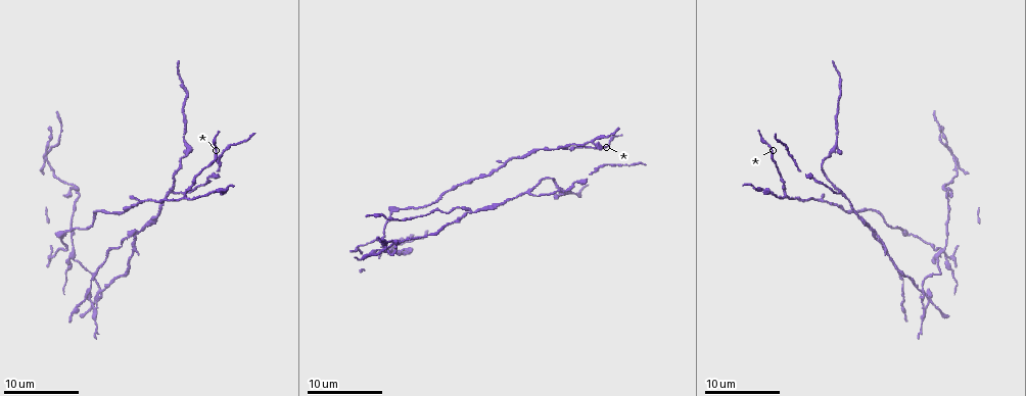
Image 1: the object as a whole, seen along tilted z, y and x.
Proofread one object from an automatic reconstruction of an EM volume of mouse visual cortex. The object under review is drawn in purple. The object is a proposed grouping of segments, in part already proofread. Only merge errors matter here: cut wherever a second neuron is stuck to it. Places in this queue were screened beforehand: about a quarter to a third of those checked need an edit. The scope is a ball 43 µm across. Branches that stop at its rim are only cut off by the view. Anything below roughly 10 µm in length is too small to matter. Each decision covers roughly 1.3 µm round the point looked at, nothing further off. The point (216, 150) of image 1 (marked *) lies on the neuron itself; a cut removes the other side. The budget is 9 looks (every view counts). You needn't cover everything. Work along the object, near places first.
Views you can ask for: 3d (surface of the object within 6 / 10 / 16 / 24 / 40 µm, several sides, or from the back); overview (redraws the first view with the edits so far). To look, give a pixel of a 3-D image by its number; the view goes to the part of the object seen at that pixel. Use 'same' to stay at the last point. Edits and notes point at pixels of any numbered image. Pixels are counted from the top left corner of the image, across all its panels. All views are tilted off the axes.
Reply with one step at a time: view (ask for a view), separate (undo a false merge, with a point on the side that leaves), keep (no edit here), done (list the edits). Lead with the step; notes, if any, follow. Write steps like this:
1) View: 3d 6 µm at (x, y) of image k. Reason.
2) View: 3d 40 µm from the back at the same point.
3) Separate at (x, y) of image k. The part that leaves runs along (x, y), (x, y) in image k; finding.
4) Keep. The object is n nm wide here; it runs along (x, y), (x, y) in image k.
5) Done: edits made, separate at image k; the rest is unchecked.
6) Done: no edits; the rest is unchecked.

View: 3d 16 µm at (530, 190) of image 1. Side arm on a straight run.

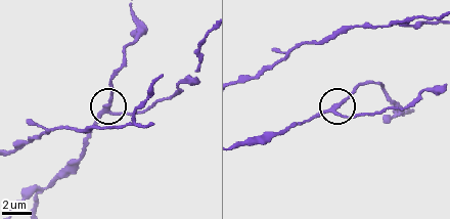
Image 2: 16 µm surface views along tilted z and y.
Keep. It runs along (242, 146), (335, 107), (347, 116), (369, 116) in image 2; continuous, no second neuron.

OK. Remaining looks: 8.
View: 3d 16 µm at (506, 160) of image 1. Thick turns thin.

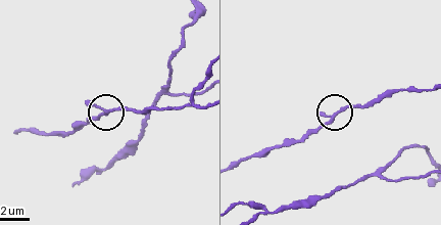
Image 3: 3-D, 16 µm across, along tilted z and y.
Keep. The object is 160 nm wide here; it runs along (430, 89), (394, 88), (365, 104), (342, 107), (308, 138) in image 3; all the same neuron.

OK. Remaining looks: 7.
View: 3d 10 µm at (158, 215) of image 1. Thick turns thin.

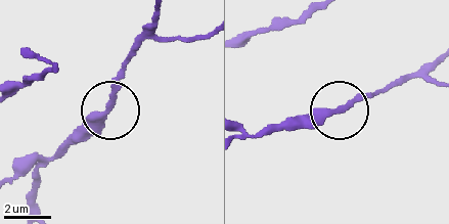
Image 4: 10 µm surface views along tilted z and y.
Keep. It runs along (242, 138), (317, 124), (385, 85) in image 4; one neuron here.

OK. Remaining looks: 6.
View: 3d 10 µm at (128, 236) of image 1.

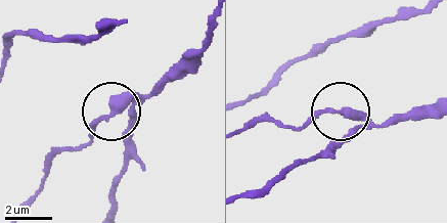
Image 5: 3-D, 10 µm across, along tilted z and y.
View: 3d 6 µm at (345, 110) of image 5.

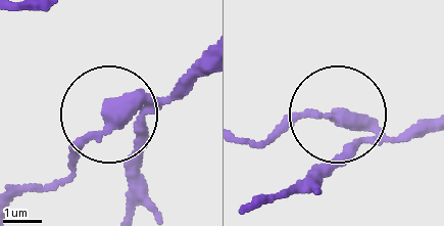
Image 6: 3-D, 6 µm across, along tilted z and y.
Separate at (109, 133) of image 6. The object is 340 nm wide here; two neurons meet here.

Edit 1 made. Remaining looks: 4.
Done: edits made, separate at image 6; the rest is unchecked.

